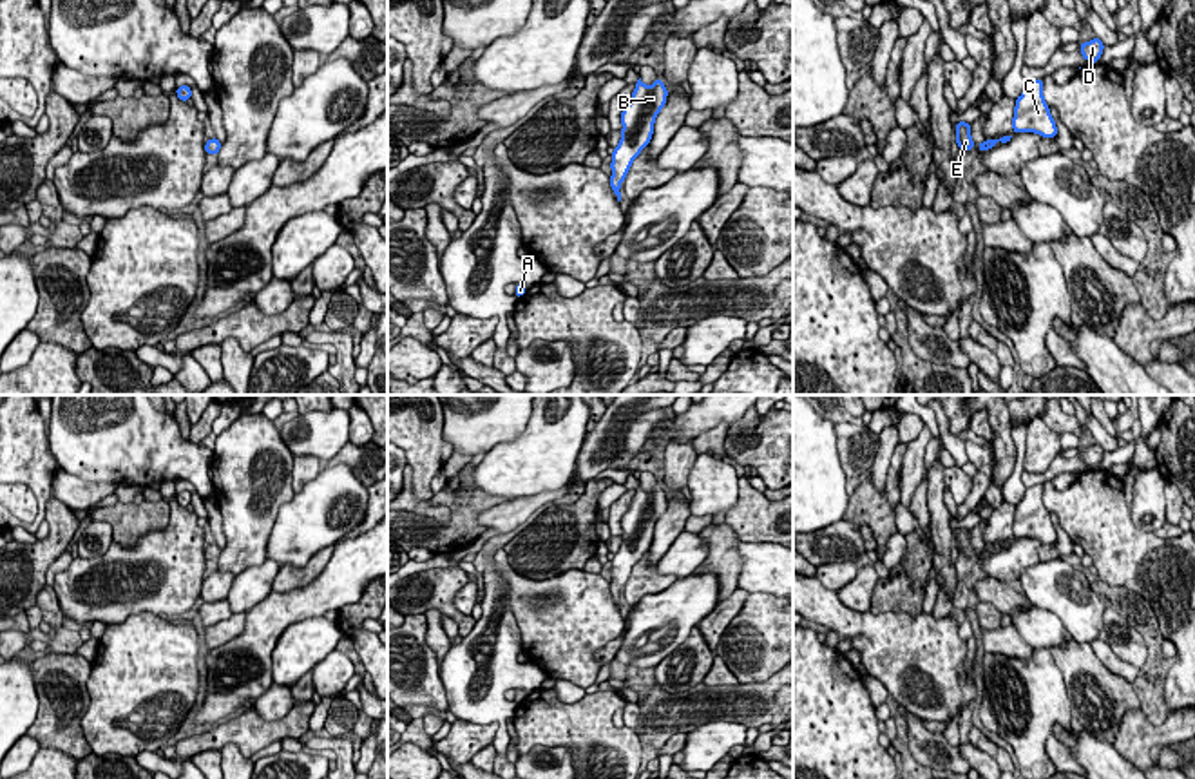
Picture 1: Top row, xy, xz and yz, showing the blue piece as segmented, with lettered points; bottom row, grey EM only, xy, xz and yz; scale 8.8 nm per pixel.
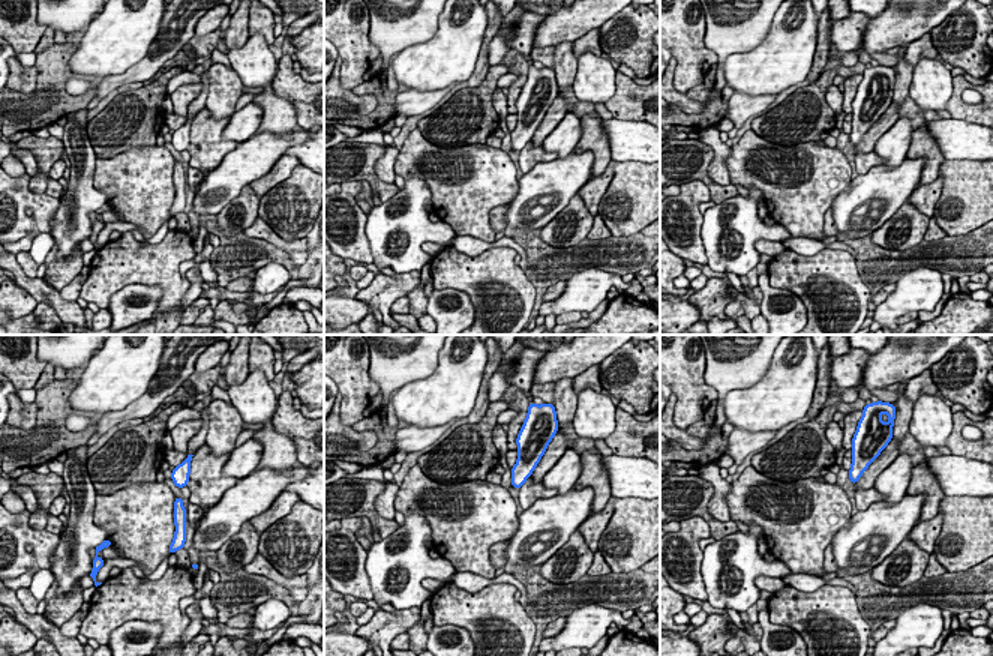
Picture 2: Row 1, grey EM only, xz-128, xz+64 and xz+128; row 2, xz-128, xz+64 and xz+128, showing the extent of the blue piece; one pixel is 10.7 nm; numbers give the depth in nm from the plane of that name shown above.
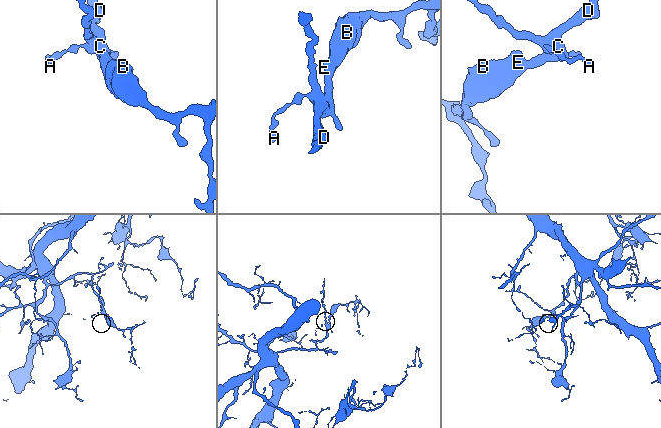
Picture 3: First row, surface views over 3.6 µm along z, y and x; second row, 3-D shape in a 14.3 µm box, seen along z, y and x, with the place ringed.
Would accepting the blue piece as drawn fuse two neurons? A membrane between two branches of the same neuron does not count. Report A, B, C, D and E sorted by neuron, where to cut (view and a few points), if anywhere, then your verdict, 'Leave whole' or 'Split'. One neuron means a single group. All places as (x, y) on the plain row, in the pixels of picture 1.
Groups: A B C D E. No split. Leave whole

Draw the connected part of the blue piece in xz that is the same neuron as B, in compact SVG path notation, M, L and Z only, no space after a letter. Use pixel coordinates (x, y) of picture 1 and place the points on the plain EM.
M639 484L628 511L621 518L623 542L612 558L612 569L610 569L612 574L610 592L617 607L621 607L619 591L625 587L632 572L632 567L650 549L655 522L664 513L666 502L668 496L659 484L655 484L652 493L645 491Z

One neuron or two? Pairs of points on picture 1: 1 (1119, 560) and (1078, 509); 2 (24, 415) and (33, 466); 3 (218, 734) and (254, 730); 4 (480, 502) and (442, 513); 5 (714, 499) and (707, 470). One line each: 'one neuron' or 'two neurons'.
1: one neuron
2: one neuron
3: one neuron
4: two neurons
5: one neuron

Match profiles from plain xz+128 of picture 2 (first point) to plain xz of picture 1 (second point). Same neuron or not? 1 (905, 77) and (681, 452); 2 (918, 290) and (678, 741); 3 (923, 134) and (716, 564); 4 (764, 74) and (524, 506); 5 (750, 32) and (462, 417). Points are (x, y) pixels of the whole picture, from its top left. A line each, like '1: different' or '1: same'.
1: same
2: different
3: same
4: different
5: same

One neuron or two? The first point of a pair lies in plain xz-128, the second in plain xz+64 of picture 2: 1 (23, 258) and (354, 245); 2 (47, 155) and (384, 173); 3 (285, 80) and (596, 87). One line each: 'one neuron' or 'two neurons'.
1: two neurons
2: two neurons
3: two neurons

